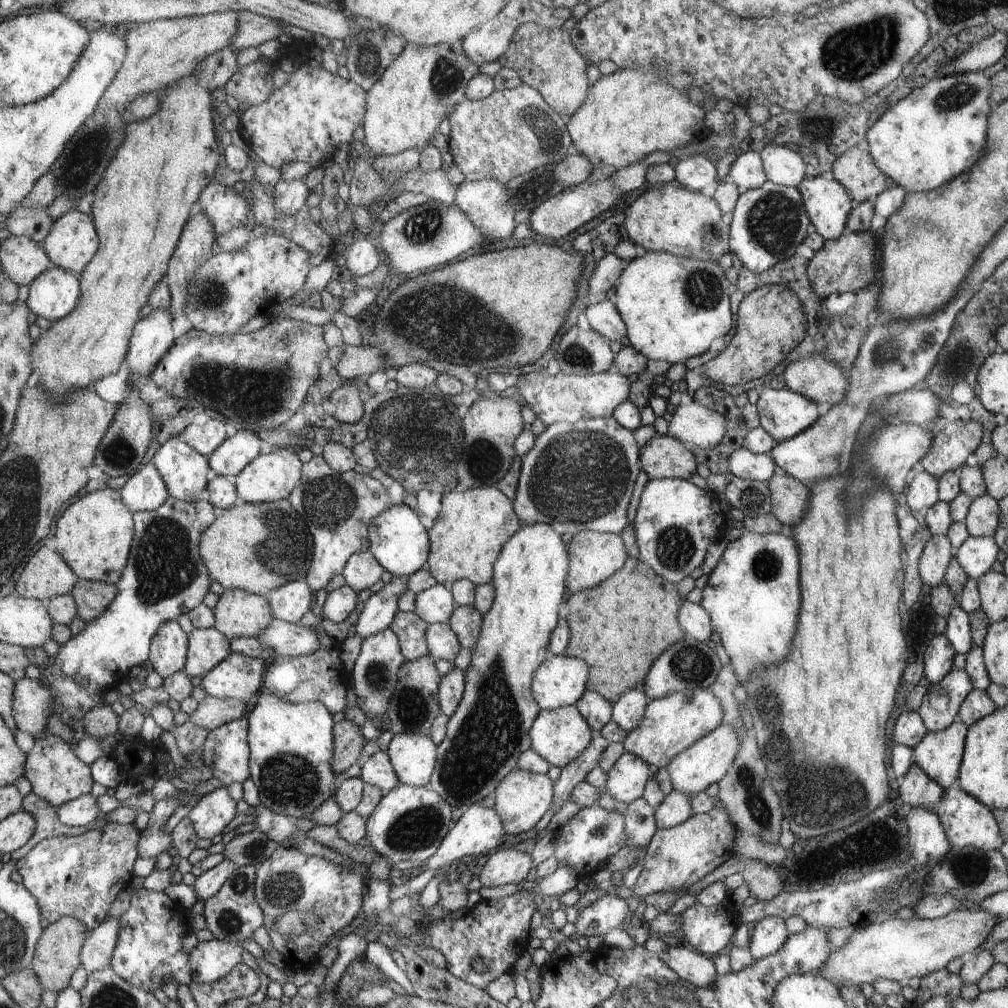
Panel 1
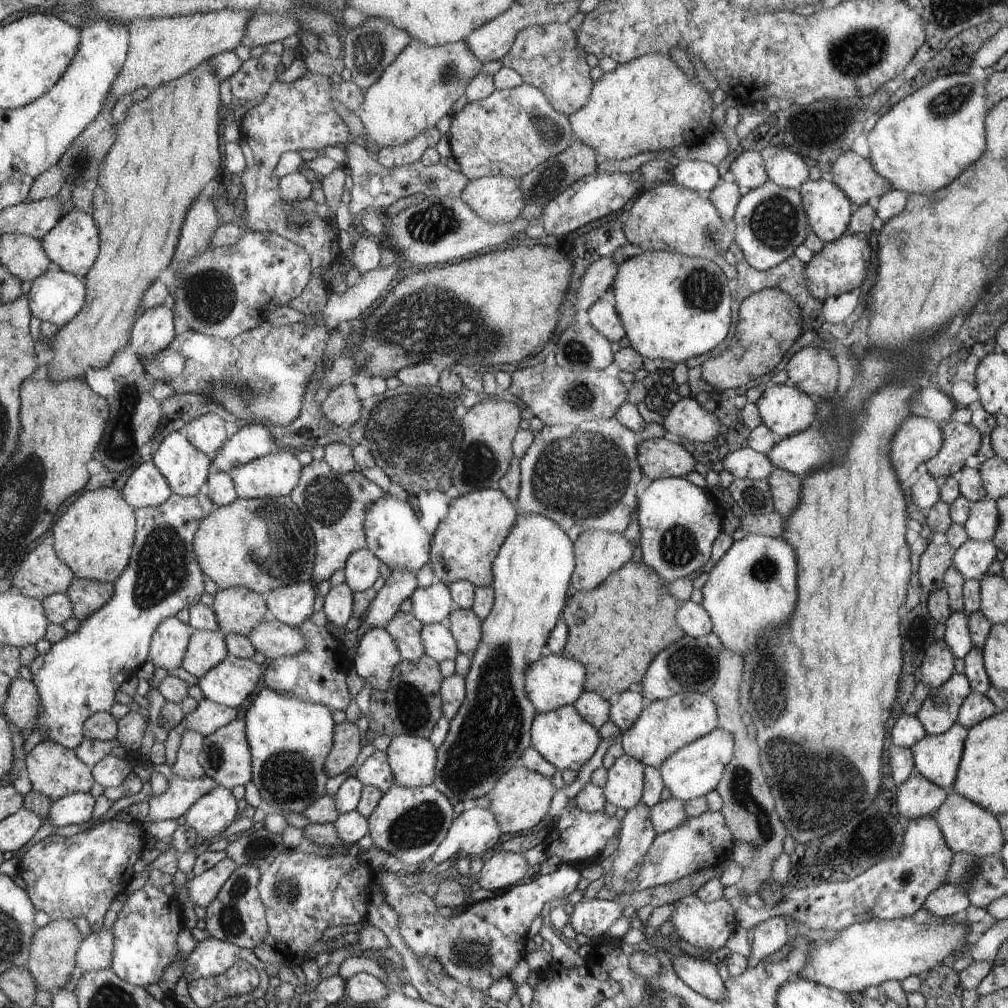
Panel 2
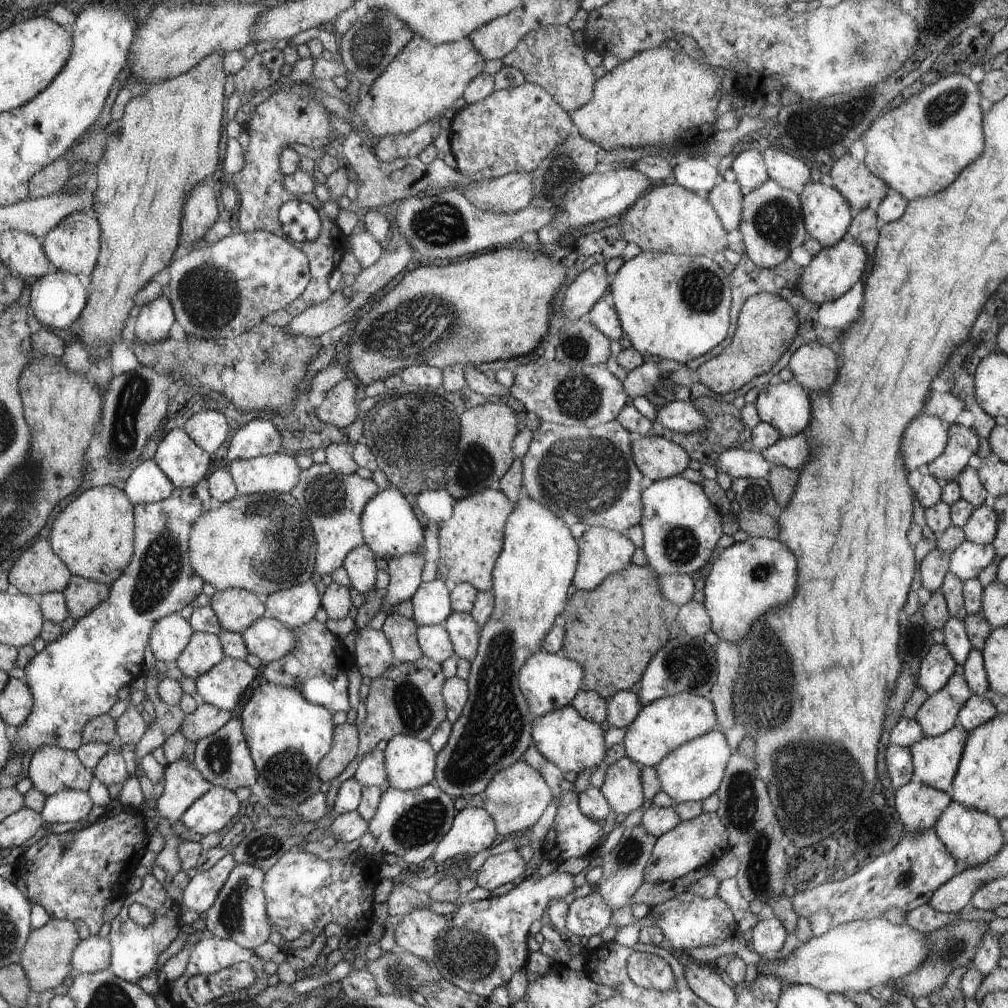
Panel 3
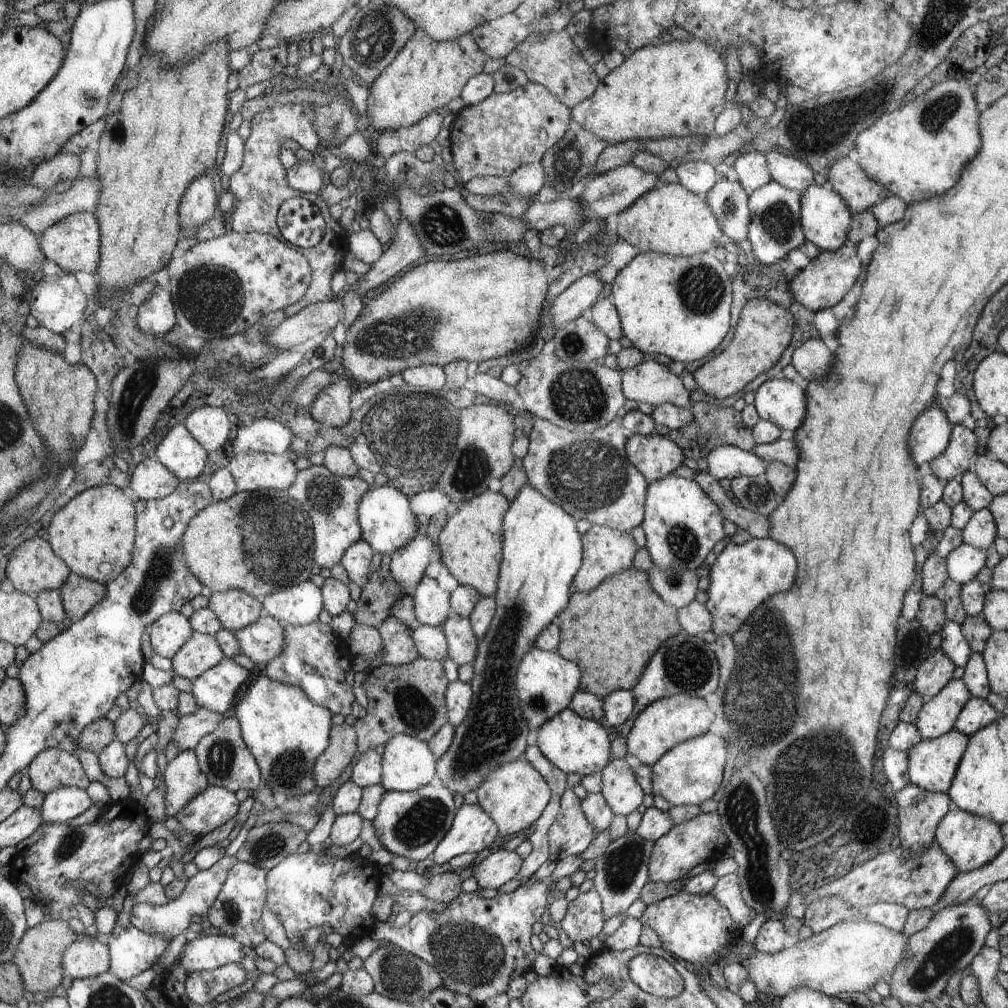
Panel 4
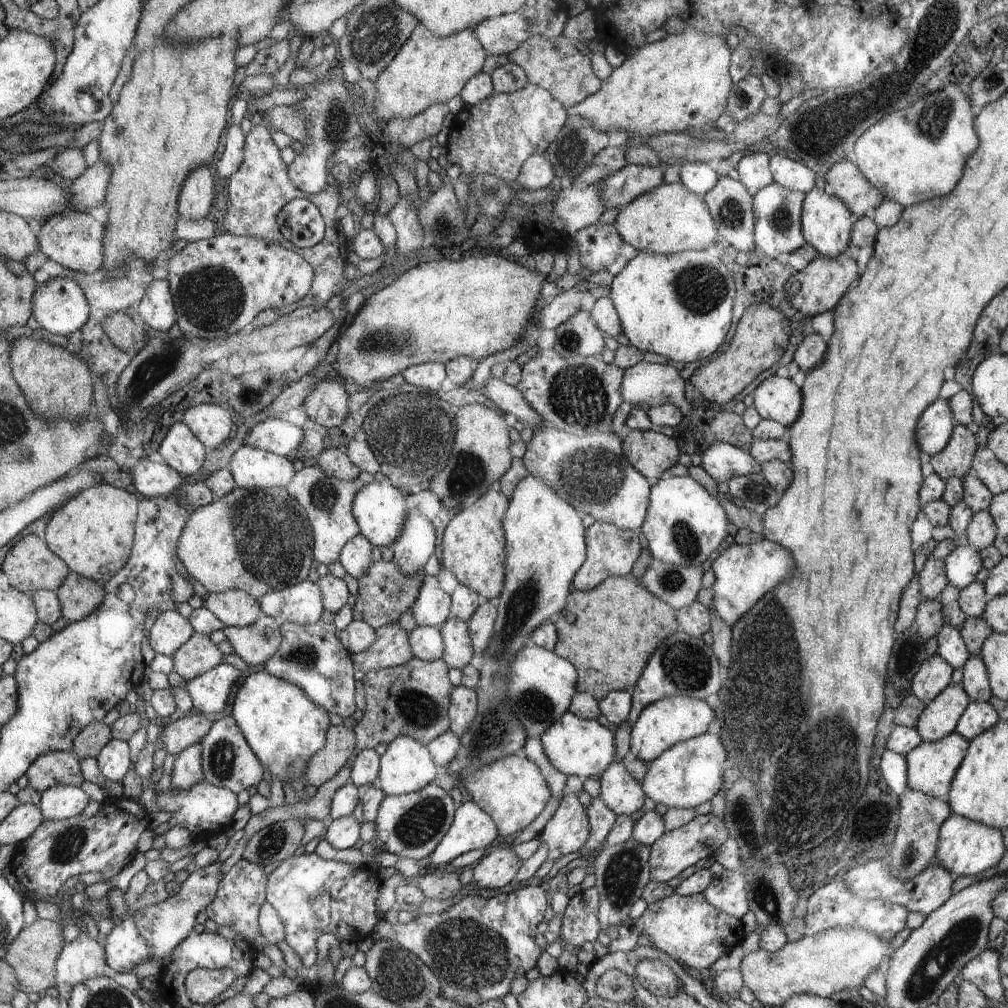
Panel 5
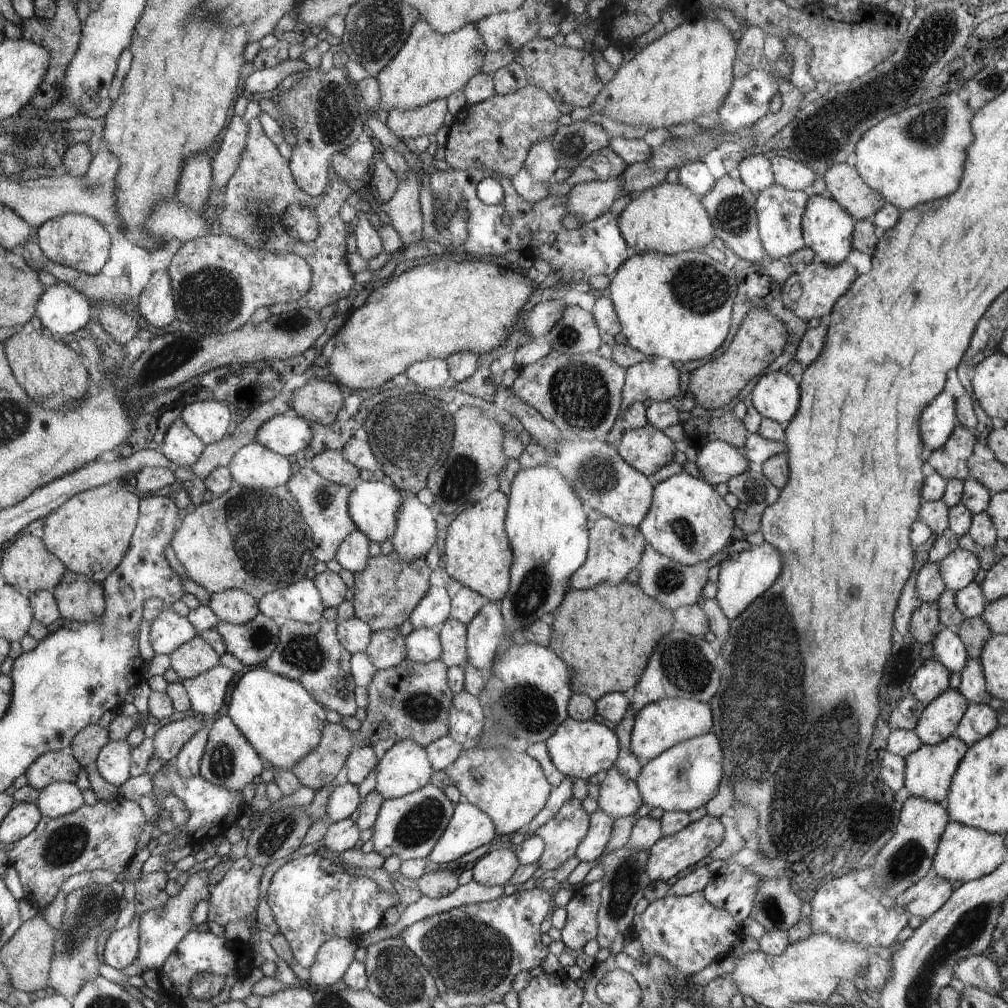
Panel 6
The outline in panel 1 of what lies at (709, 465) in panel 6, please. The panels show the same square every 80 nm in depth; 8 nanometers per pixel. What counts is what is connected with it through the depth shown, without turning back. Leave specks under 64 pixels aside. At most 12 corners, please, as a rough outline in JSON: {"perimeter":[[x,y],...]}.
{"perimeter":[[741,447],[728,458],[734,477],[768,483],[776,465],[768,453]]}

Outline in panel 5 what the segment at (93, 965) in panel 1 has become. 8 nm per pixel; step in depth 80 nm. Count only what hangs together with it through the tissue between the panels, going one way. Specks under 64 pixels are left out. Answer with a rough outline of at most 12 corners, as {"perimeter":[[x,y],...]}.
{"perimeter":[[87,936],[66,944],[57,961],[60,997],[105,974],[104,950]]}

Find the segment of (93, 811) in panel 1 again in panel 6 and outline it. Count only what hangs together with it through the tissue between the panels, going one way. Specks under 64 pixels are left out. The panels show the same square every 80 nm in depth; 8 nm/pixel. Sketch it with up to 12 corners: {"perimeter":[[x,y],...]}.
{"perimeter":[[57,781],[40,791],[41,815],[56,819],[85,804],[75,783]]}

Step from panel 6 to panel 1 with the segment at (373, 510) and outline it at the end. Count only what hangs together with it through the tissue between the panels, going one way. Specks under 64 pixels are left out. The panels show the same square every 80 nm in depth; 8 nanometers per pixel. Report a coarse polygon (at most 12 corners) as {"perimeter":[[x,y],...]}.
{"perimeter":[[401,501],[374,518],[369,552],[410,577],[428,565],[428,534]]}

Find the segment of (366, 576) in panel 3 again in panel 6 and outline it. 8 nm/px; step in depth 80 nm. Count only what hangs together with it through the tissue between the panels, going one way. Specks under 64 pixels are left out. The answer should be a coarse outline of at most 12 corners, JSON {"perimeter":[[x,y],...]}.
{"perimeter":[[356,530],[345,539],[335,559],[354,575],[371,558],[369,539]]}

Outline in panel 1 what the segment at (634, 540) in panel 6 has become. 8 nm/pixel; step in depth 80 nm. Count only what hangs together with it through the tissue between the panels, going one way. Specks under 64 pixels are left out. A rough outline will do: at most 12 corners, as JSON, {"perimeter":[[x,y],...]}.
{"perimeter":[[586,531],[569,545],[570,593],[601,585],[629,560],[618,534]]}

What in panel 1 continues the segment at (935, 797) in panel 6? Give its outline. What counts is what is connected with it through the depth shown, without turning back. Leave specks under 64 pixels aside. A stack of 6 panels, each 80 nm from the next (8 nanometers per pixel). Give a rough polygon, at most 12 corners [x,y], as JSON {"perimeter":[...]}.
{"perimeter":[[957,718],[914,746],[915,764],[957,785],[968,728]]}

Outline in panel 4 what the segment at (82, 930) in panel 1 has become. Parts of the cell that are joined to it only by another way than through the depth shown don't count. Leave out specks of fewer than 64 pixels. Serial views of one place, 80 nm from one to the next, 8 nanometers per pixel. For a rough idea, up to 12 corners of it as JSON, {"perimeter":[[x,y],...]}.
{"perimeter":[[48,918],[26,930],[12,962],[26,991],[61,990],[62,954],[78,936]]}

